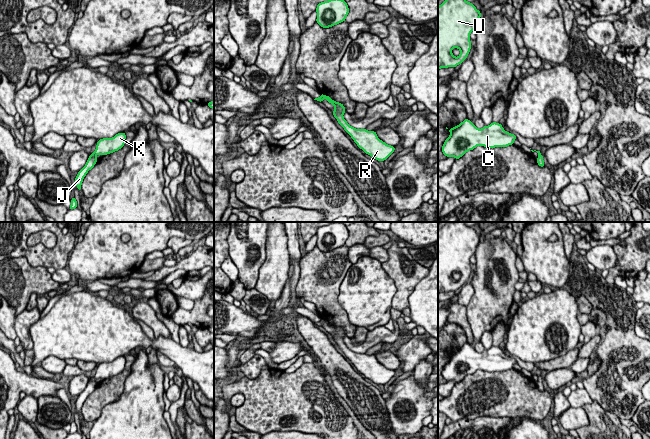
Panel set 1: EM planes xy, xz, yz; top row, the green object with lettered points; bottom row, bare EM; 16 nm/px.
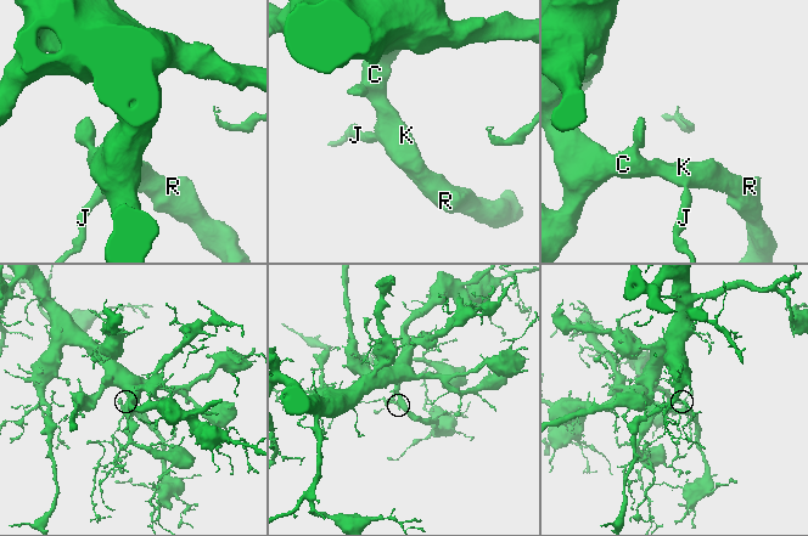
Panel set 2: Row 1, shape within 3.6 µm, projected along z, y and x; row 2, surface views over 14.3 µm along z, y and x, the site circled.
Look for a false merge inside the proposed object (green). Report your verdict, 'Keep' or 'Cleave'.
Keep

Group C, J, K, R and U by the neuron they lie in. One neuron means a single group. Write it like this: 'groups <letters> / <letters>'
groups C J K R U

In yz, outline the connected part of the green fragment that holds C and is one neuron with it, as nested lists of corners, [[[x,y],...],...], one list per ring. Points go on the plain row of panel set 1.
[[[465,343],[448,354],[450,360],[442,370],[442,376],[445,380],[453,380],[456,384],[479,369],[488,372],[507,371],[513,369],[517,362],[514,358],[506,356],[502,349],[496,346],[478,353],[469,343]]]

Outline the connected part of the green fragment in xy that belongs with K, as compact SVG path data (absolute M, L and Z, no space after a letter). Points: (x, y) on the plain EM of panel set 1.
M122 356L116 358L112 362L103 362L97 366L95 375L89 380L85 390L78 396L75 402L75 407L78 414L81 415L81 409L84 401L86 400L88 395L91 394L96 388L97 386L96 380L99 378L104 380L113 377L115 375L118 375L124 370L125 363L126 363L126 359L124 356Z

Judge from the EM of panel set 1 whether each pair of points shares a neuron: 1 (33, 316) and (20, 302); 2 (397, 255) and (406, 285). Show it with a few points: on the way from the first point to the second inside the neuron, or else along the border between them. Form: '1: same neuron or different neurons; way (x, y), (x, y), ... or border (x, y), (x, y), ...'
1: different neurons; border (25, 308), (15, 317)
2: same neuron; way (400, 262), (401, 268), (406, 273), (406, 278)

